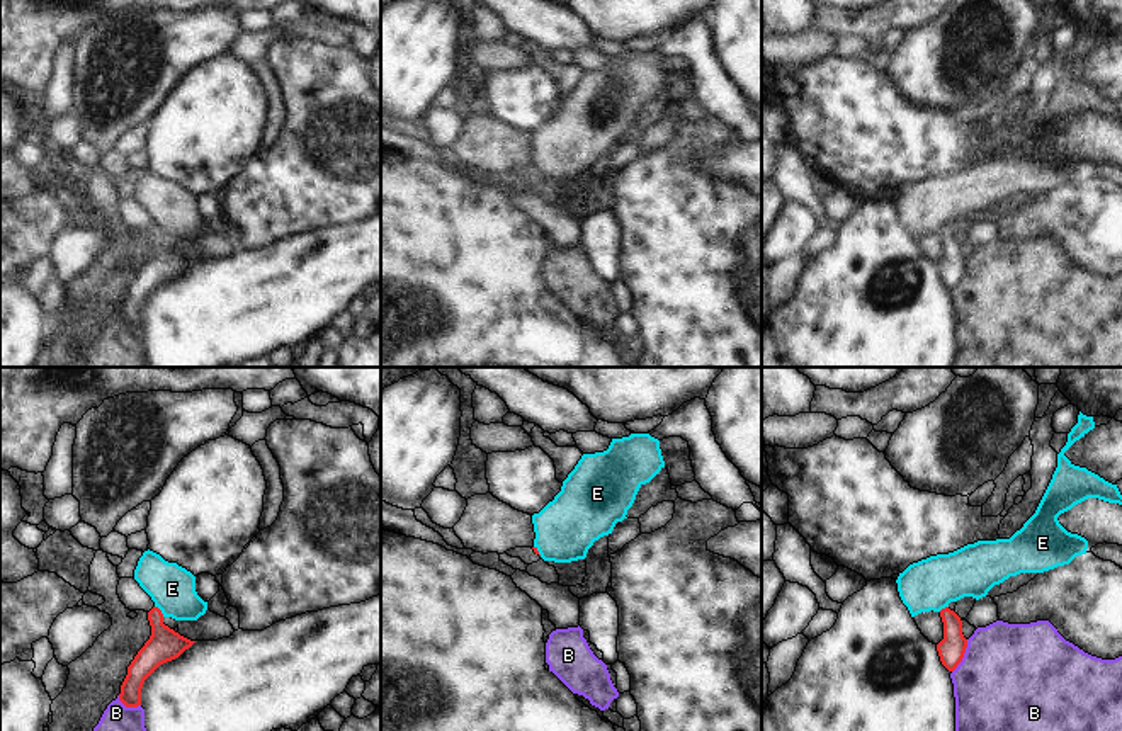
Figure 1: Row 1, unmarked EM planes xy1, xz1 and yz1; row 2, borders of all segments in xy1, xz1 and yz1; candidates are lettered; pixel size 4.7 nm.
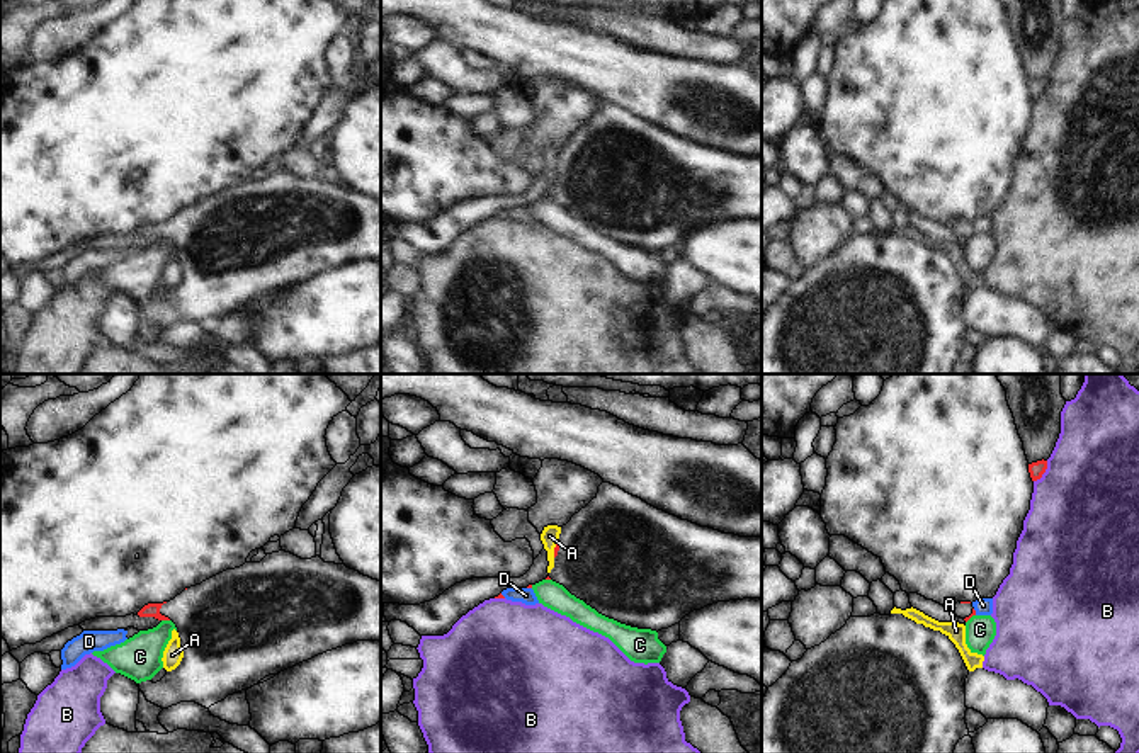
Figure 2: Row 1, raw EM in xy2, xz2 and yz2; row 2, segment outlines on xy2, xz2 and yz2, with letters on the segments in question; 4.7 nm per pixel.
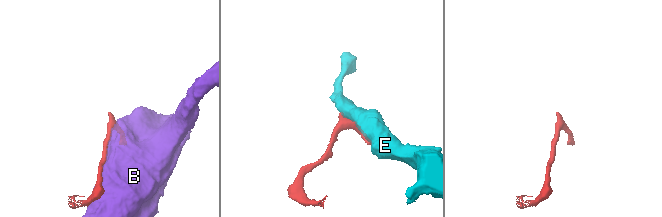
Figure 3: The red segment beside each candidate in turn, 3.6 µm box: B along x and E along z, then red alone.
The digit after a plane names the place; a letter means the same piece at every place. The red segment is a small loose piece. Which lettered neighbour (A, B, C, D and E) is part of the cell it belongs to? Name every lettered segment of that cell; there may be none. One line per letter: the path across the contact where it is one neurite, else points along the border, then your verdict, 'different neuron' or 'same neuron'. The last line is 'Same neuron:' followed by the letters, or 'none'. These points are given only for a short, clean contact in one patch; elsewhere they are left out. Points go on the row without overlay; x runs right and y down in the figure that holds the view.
A: border along xz2 (558, 158), (553, 175); different neuron
B: different neuron
C: border along xy2 (162, 238), (169, 240); different neuron
D: border along yz2 (973, 228), (976, 233); different neuron
E: border along xy1 (155, 225), (164, 235); different neuron
Same neuron: none

